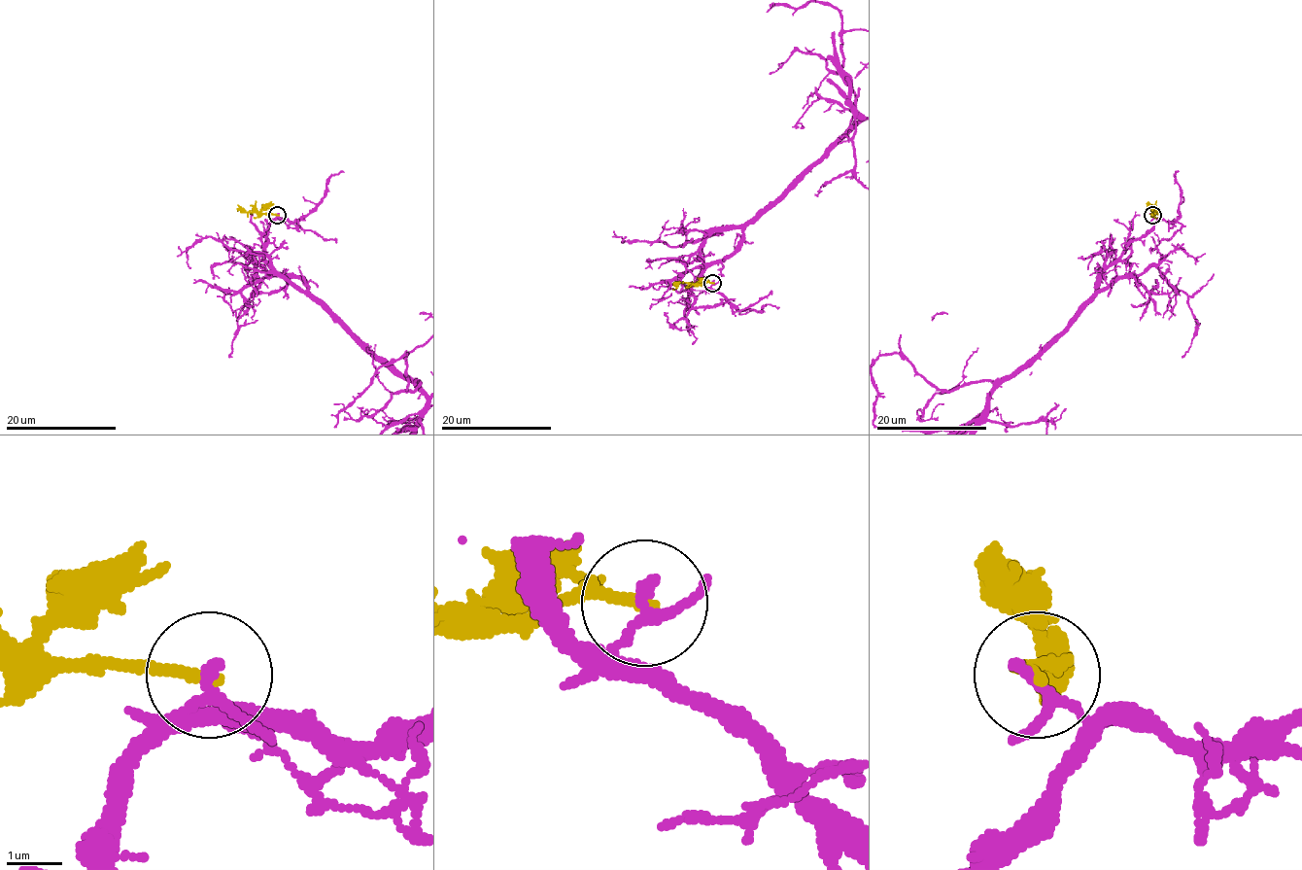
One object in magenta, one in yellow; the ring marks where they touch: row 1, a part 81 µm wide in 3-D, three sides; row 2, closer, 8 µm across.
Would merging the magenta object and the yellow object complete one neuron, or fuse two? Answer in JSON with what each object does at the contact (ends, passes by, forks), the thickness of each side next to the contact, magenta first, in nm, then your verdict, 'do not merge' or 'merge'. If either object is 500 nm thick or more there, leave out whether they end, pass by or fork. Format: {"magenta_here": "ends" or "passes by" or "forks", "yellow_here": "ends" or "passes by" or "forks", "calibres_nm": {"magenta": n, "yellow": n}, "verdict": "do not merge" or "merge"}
{"magenta_here": "passes by", "yellow_here": "ends", "calibres_nm": {"magenta": 190, "yellow": 240}, "verdict": "do not merge"}

